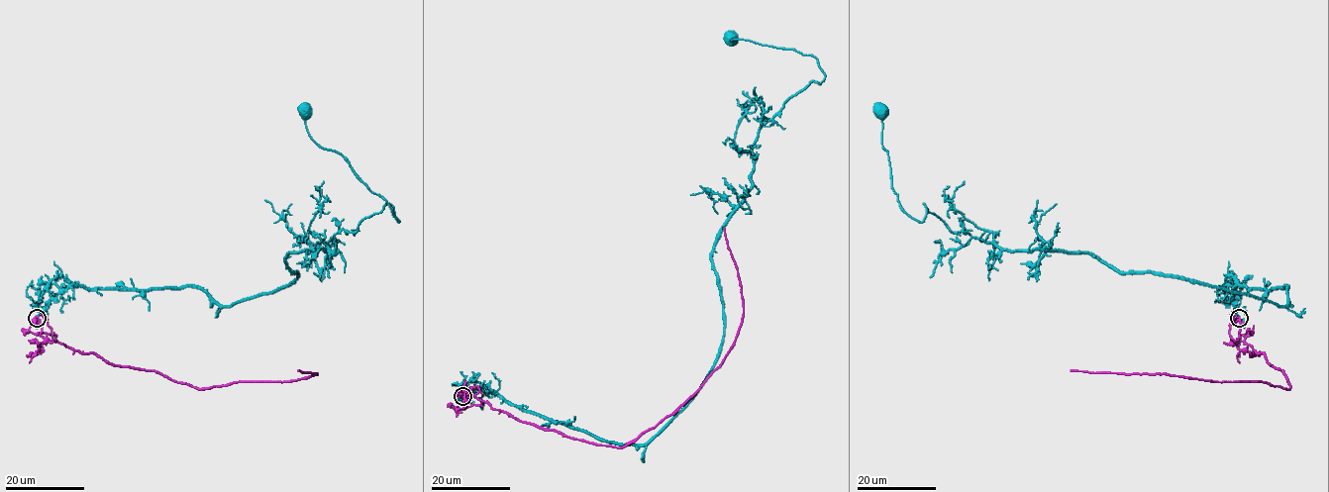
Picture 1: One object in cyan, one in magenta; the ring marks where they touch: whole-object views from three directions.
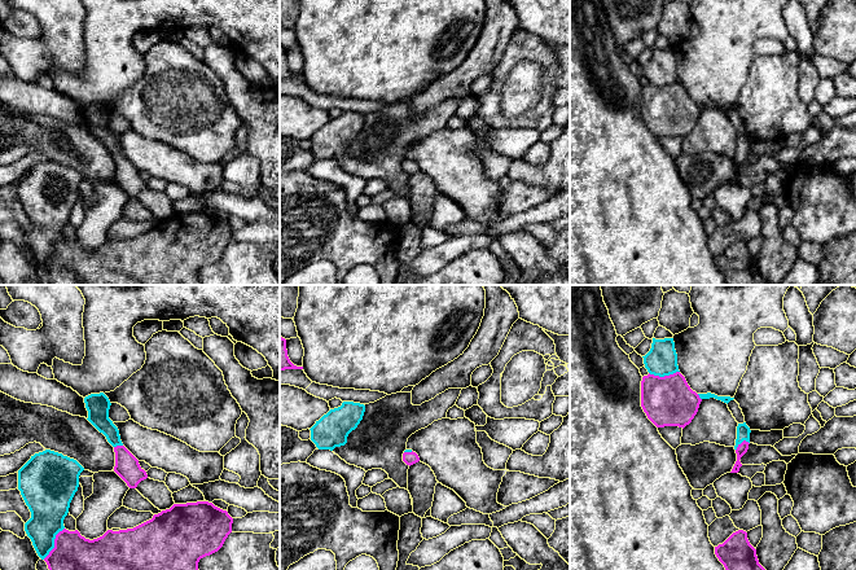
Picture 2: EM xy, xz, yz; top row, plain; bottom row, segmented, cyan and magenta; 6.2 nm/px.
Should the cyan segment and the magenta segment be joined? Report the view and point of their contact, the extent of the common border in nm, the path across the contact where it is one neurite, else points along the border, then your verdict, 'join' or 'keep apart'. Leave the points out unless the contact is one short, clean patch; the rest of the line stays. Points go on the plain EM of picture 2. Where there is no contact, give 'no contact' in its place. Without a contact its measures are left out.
meets cyan in xy at (53, 253); contact 240 nm long; keep apart

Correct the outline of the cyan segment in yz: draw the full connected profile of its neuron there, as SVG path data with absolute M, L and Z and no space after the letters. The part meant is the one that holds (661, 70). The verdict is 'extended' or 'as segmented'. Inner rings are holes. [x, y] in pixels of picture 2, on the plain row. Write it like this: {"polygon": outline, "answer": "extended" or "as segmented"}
{"polygon": "M653 48L650 61L642 67L650 84L664 87L680 82L673 48Z", "answer": "as segmented"}

